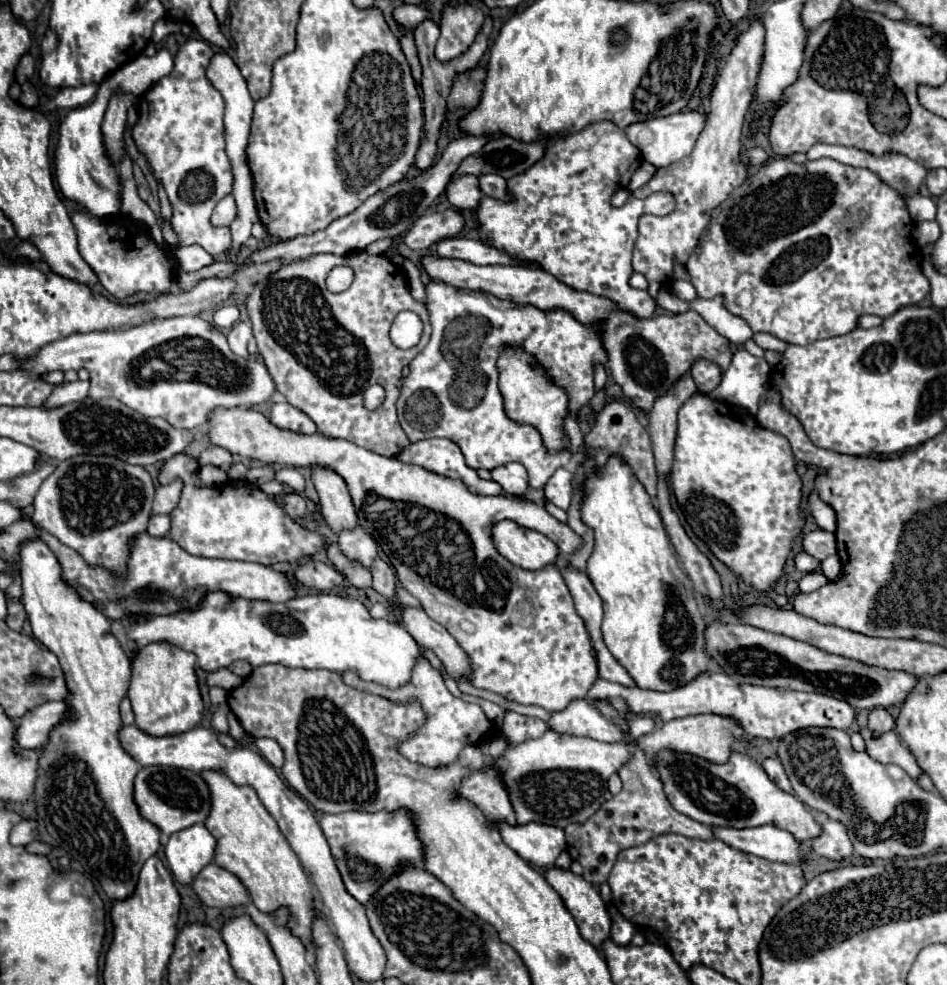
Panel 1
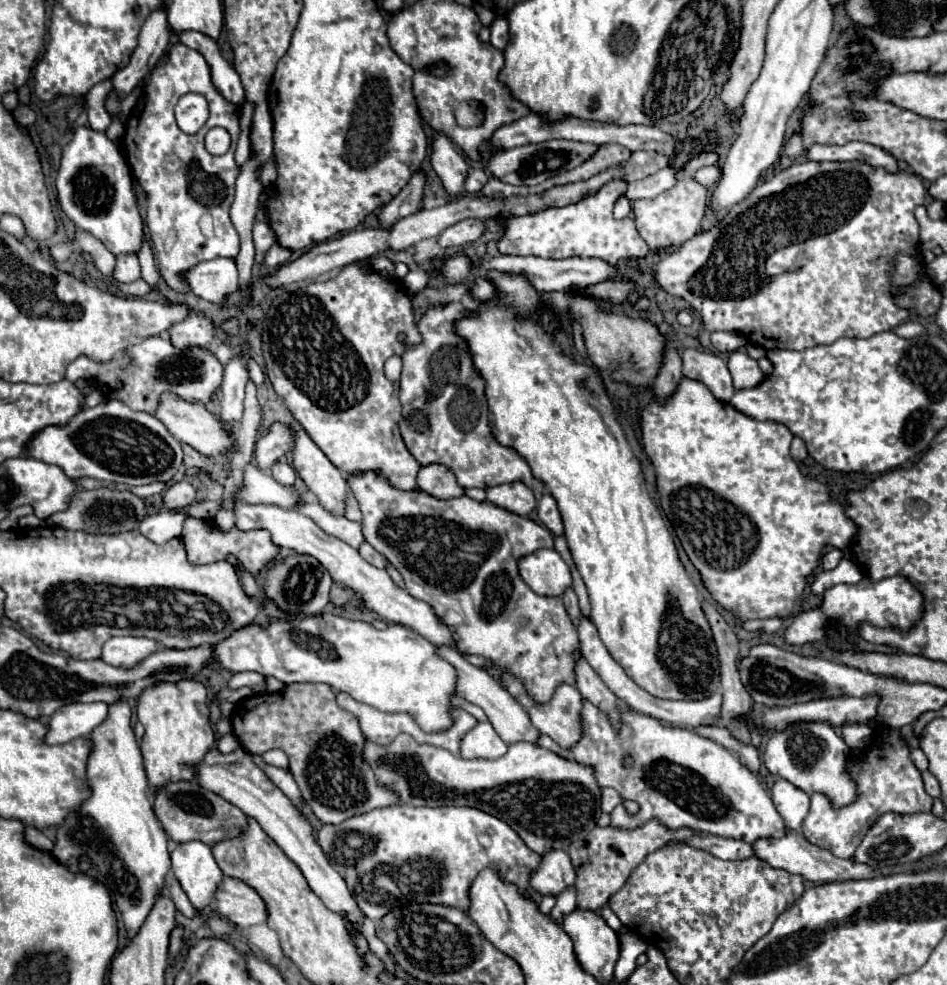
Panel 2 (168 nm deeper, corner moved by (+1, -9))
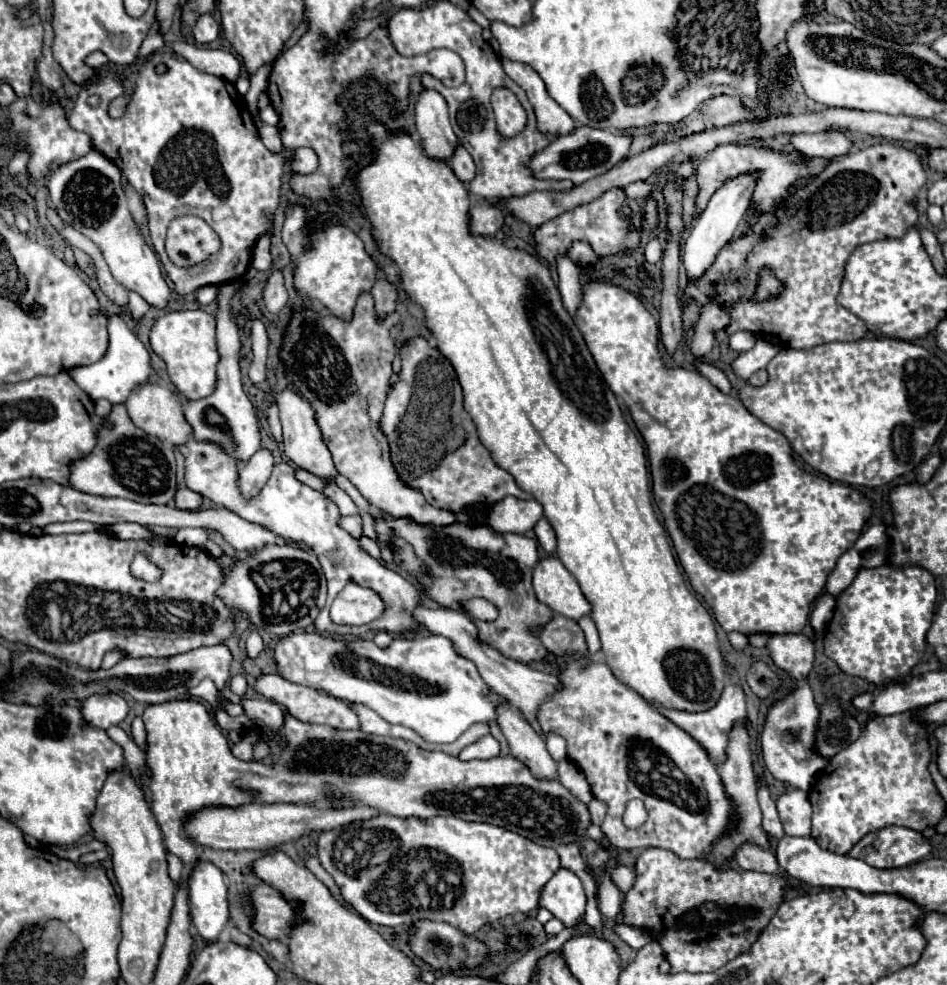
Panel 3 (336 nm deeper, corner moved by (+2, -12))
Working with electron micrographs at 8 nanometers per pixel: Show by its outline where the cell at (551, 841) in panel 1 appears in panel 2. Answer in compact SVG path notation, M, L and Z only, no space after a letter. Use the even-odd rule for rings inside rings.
M550 850L542 856L542 864L534 870L530 886L542 896L558 896L562 890L574 886L576 872L570 856L564 850Z

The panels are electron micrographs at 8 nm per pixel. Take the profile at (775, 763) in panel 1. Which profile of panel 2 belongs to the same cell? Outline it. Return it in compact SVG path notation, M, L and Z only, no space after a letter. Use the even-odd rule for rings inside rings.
M780 778L772 788L772 802L774 802L778 814L782 816L786 828L798 832L808 814L810 796L804 790L790 784L788 780Z

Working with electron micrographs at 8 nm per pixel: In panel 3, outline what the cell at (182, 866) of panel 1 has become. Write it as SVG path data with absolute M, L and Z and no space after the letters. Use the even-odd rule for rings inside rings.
M197 861L189 873L189 907L199 935L215 941L229 923L227 885L223 873L211 861Z

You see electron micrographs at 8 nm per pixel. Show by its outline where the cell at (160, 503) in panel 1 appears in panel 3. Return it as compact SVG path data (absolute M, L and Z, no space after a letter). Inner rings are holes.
M183 487L183 489L179 489L177 495L175 495L175 505L177 505L179 509L185 509L185 511L195 511L195 509L201 507L201 499L203 499L203 497L201 497L199 493Z

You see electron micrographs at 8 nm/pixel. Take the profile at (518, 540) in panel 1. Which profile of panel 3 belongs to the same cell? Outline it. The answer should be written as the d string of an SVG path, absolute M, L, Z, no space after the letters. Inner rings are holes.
M547 555L535 565L533 589L537 599L559 615L579 619L591 613L591 605L583 597L579 583L555 555Z

